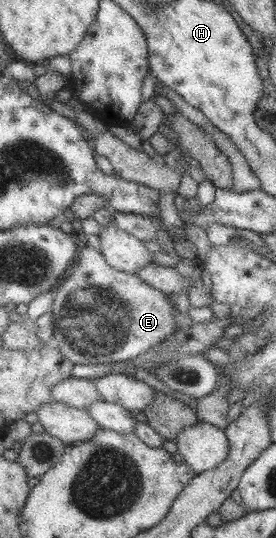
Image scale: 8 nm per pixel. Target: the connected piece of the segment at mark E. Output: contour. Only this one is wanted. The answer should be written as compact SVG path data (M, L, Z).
M83 245L75 263L56 287L52 307L54 344L75 364L108 364L135 359L179 329L174 309L166 293L152 288L136 274L111 267L100 251Z

